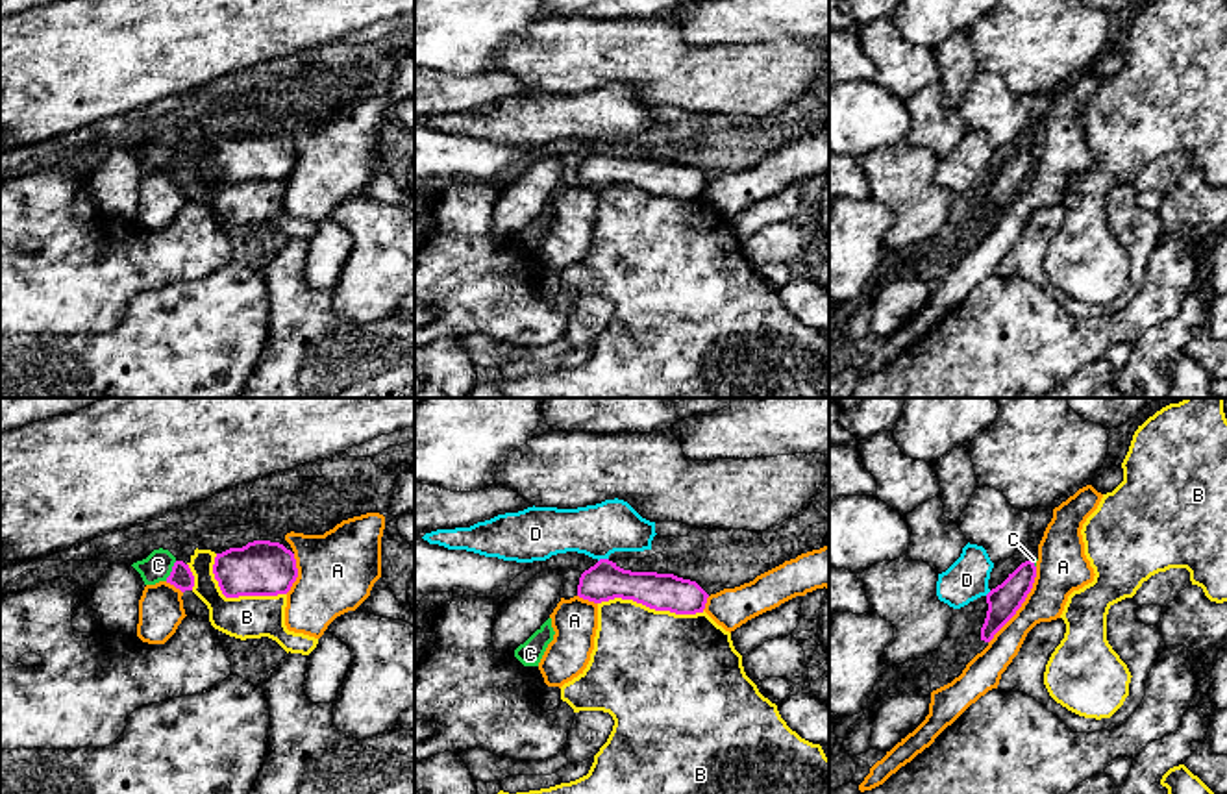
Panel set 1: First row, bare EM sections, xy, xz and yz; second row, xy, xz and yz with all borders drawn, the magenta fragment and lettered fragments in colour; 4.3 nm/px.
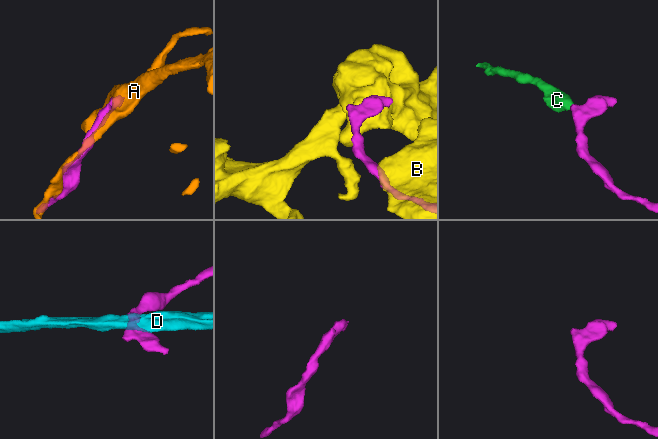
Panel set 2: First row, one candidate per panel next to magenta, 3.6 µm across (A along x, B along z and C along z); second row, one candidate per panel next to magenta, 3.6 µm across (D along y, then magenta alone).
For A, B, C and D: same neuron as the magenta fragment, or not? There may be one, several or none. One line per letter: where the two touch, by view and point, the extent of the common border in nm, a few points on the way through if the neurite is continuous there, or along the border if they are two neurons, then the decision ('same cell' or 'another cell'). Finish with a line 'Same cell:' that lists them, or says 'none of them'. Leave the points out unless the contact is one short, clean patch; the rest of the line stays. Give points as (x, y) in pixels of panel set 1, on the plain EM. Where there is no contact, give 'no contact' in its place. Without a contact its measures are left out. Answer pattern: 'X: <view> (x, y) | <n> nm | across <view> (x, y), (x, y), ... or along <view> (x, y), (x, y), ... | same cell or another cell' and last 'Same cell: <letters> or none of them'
A: yz (1020, 191) | 400 nm | another cell
B: xz (652, 193) | 460 nm | another cell
C: xy (173, 156) | 100 nm | across xy (182, 163), (173, 156), (158, 150) | same cell
D: xz (602, 145) | 50 nm | along xz (607, 143), (598, 147) | another cell
Same cell: C

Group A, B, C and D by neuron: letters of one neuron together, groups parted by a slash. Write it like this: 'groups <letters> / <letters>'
groups A / B / C / D

